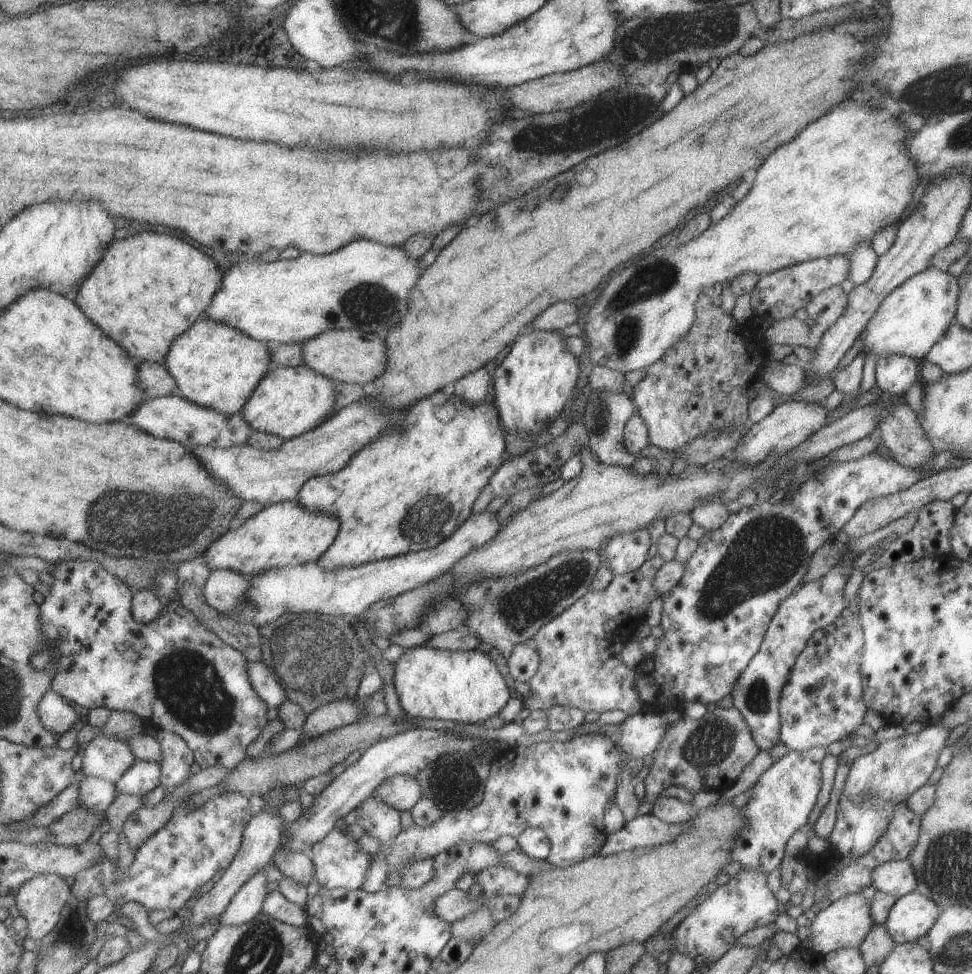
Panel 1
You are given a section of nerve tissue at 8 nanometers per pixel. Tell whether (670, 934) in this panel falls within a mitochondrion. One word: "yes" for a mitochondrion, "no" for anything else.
no

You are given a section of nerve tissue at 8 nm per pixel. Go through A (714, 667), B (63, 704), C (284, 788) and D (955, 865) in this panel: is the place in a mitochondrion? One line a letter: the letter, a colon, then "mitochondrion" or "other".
A: other
B: other
C: other
D: mitochondrion

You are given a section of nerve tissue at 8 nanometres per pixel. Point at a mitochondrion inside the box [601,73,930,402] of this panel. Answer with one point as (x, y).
(654, 280)

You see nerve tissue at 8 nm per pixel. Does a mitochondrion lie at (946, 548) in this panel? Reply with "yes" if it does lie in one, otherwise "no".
no

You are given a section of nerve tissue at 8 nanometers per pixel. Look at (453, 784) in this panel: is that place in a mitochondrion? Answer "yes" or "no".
yes

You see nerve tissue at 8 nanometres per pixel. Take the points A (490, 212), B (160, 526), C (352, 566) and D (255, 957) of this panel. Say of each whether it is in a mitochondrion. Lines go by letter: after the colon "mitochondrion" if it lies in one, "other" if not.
A: other
B: mitochondrion
C: other
D: mitochondrion

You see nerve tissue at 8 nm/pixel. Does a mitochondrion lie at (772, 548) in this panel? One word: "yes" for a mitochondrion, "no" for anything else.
yes

